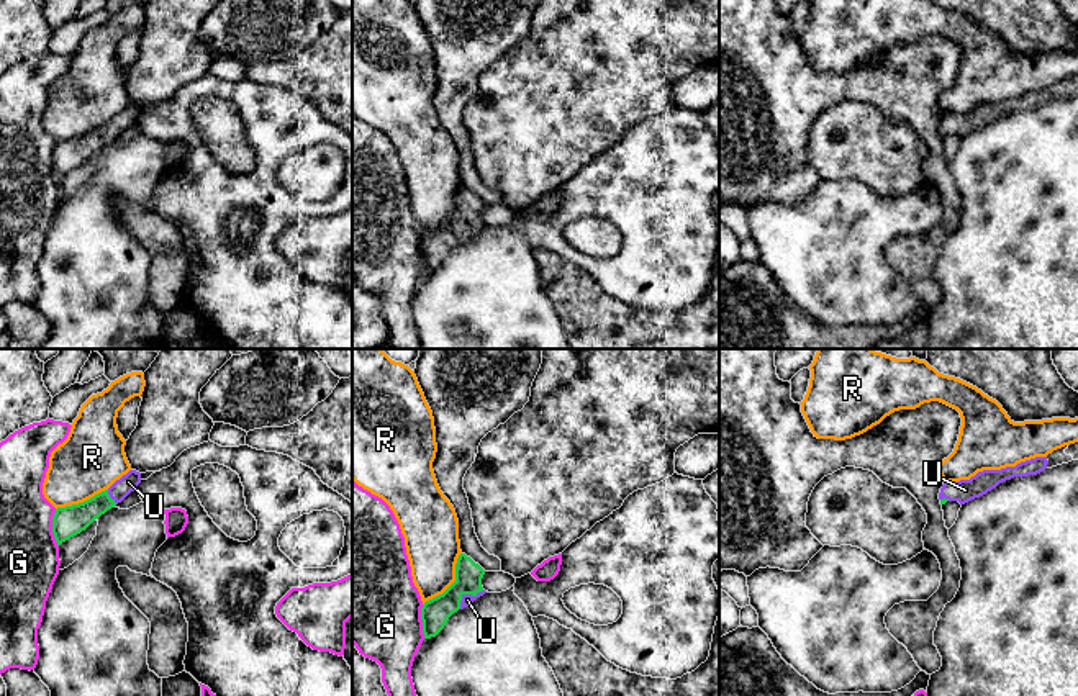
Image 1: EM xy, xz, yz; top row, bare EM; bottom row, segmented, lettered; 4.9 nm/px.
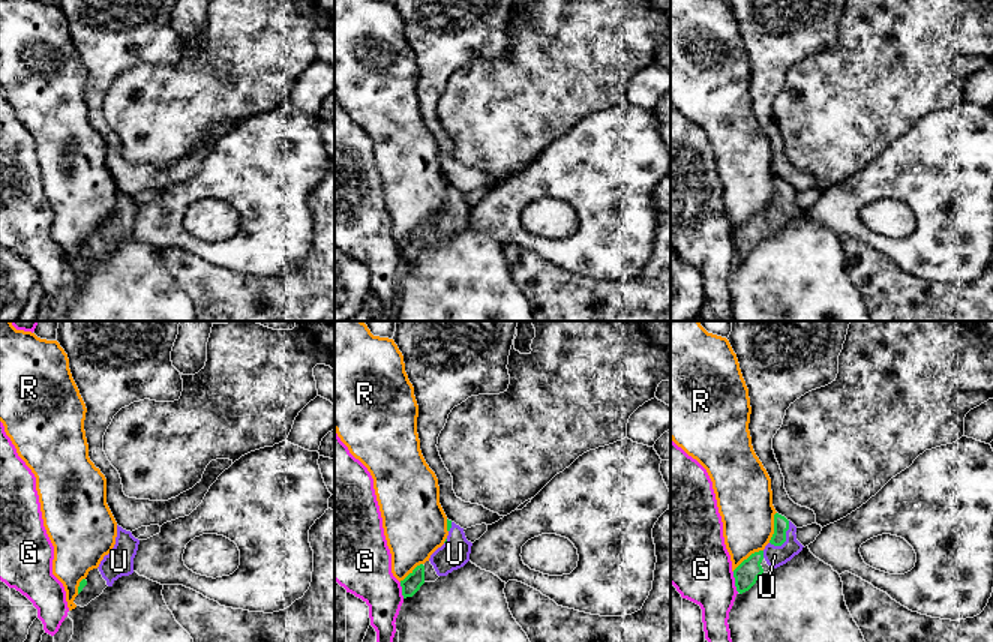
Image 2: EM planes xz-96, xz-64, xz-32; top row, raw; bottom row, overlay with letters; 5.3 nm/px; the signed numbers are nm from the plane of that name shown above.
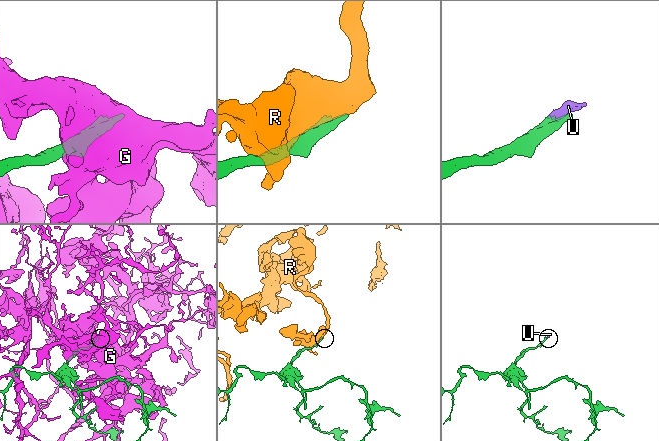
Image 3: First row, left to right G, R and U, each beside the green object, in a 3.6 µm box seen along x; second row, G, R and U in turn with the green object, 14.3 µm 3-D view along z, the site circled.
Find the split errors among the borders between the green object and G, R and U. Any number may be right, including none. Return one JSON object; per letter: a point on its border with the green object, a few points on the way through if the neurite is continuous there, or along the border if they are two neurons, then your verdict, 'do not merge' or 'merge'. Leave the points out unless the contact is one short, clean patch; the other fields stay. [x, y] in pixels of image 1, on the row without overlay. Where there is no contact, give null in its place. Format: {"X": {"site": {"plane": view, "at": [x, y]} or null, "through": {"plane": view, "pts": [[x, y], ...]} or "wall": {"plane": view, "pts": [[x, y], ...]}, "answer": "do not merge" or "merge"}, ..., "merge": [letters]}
{"G": {"site": {"plane": "xy", "at": [53, 161]}, "answer": "do not merge"}, "R": {"site": {"plane": "xz", "at": [454, 215]}, "answer": "do not merge"}, "U": {"site": {"plane": "xz", "at": [467, 226]}, "through": {"plane": "xz", "pts": [[434, 246], [467, 226], [467, 233]]}, "answer": "merge"}, "merge": ["U"]}

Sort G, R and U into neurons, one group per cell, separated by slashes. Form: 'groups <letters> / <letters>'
groups G / R / U

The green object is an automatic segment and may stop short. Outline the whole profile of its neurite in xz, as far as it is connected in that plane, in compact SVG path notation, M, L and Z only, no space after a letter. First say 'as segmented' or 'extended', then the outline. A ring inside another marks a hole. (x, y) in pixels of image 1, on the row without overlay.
extended; M460 187L455 197L455 215L439 229L426 234L421 241L424 272L436 270L449 251L470 239L487 224L482 219L485 203L465 187Z

